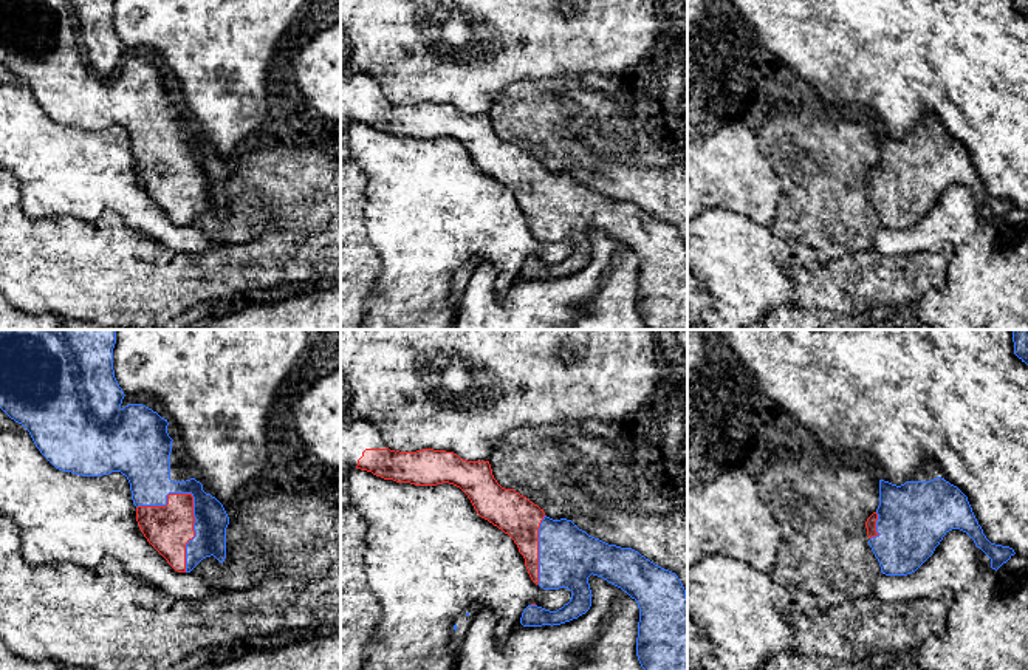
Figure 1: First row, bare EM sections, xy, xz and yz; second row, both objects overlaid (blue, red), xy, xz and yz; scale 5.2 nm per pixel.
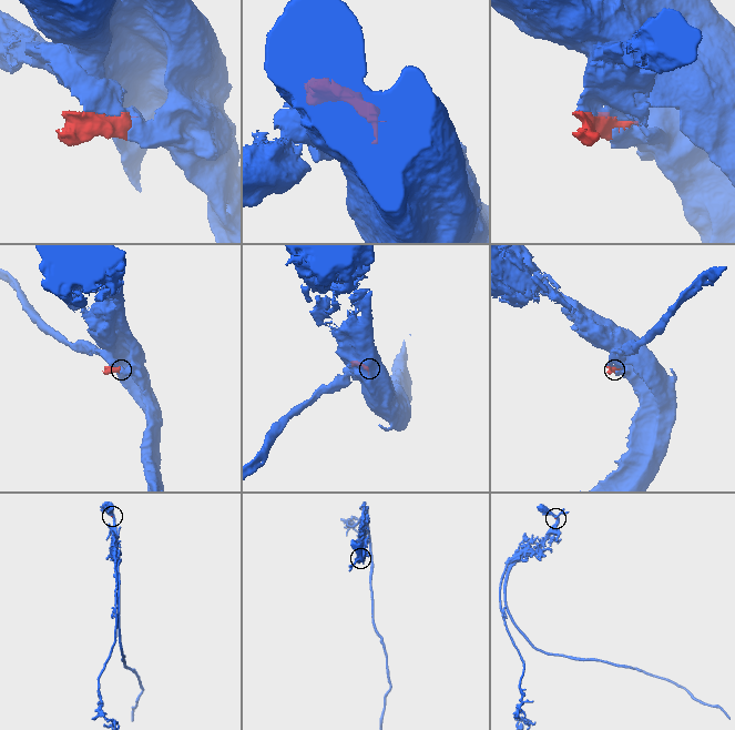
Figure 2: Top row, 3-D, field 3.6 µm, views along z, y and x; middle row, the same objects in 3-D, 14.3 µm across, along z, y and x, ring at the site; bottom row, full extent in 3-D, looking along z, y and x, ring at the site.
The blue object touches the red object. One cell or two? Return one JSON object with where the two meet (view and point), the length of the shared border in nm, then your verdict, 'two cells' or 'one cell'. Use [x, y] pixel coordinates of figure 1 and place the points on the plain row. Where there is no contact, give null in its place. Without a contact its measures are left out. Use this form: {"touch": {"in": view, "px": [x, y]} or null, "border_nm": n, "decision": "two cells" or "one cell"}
{"touch": {"in": "xy", "px": [194, 158]}, "border_nm": 440, "decision": "one cell"}

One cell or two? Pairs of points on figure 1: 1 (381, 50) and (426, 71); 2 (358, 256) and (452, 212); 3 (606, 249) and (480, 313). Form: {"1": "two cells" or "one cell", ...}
{"1": "two cells", "2": "two cells", "3": "one cell"}

